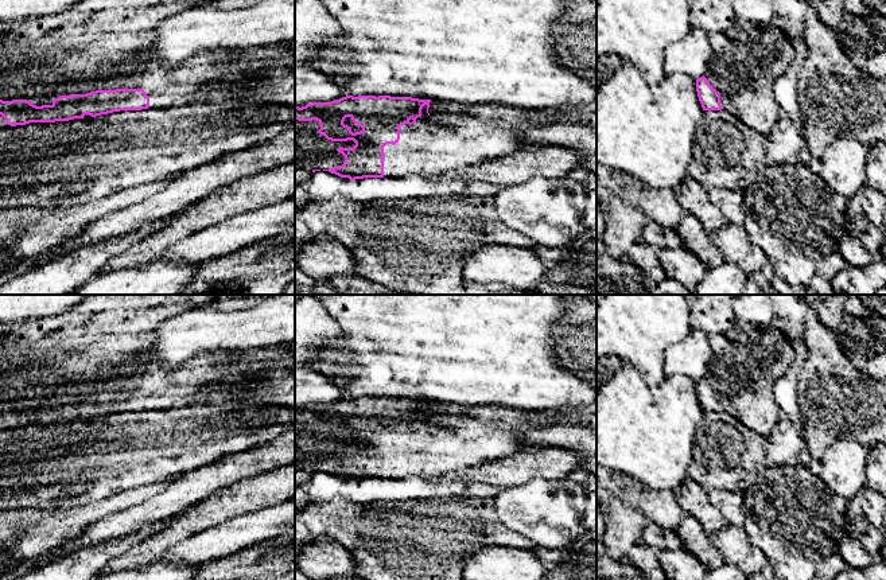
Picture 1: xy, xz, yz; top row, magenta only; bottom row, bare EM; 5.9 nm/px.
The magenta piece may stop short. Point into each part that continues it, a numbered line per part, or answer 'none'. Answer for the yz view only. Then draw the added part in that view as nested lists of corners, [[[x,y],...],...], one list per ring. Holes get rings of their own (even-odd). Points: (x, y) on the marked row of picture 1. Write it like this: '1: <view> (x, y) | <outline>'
1: yz (746, 61) | [[[738,20],[731,31],[710,32],[712,58],[704,77],[720,93],[722,109],[739,118],[754,131],[768,136],[780,116],[774,97],[774,82],[793,66],[796,50],[784,30]]]

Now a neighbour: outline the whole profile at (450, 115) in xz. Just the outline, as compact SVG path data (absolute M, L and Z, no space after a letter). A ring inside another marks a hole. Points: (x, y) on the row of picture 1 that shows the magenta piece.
M431 100L428 113L432 122L455 128L463 117L478 117L510 124L524 133L529 148L556 145L580 153L597 153L597 108L549 106L520 109L501 104L459 106Z

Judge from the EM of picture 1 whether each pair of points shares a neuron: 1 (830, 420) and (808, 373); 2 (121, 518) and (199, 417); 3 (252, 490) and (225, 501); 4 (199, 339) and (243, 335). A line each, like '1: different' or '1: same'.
1: same
2: different
3: same
4: same

